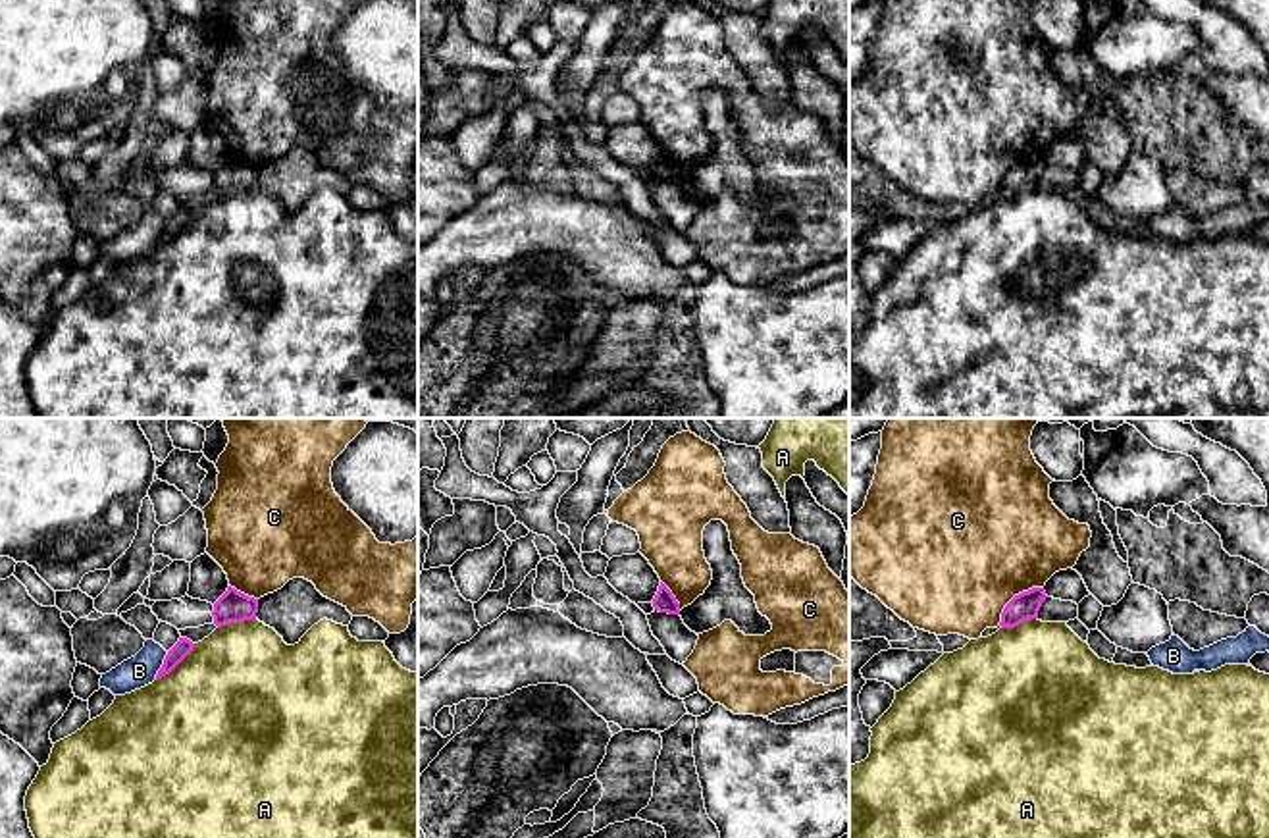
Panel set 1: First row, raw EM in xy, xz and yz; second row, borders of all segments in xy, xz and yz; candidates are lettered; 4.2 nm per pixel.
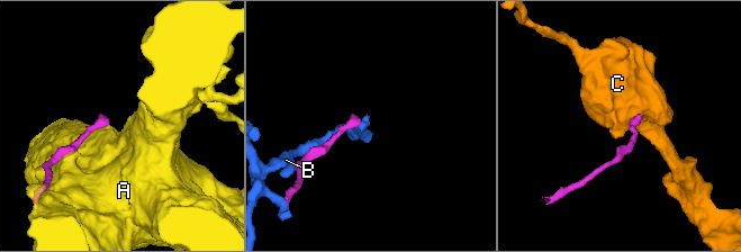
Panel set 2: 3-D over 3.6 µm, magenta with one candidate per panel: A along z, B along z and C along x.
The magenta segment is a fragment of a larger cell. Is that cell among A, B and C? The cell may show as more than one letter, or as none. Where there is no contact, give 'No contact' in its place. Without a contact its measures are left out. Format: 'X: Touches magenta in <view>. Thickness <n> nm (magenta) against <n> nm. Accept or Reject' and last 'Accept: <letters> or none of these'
A: Touches magenta in xy. Thickness 70 nm (magenta) against 500 nm. Reject
B: Touches magenta in xy. Thickness 70 nm (magenta) against 140 nm. Reject
C: Touches magenta in yz. Thickness 120 nm (magenta) against 500 nm. Reject
Accept: none of these

